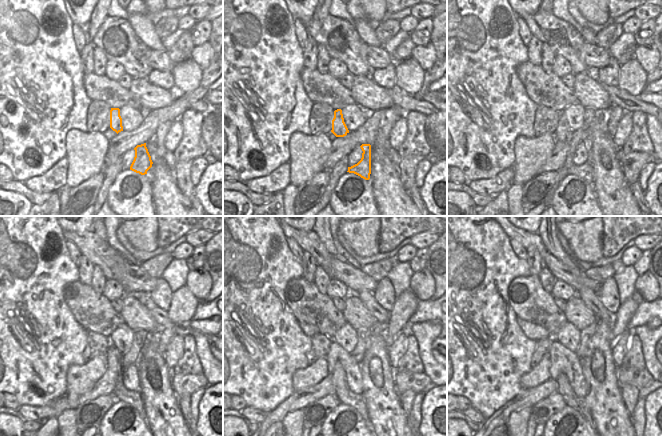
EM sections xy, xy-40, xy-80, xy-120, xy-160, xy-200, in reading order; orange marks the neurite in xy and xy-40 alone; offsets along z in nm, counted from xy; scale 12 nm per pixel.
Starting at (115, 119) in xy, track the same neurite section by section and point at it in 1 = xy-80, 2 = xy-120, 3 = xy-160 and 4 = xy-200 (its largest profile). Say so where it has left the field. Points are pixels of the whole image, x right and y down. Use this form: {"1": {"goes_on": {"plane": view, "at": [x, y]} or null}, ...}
{"1": {"goes_on": {"plane": "xy-80", "at": [563, 132]}}, "2": {"goes_on": {"plane": "xy-120", "at": [114, 357]}}, "3": {"goes_on": {"plane": "xy-160", "at": [343, 392]}}, "4": {"goes_on": {"plane": "xy-200", "at": [570, 398]}}}

